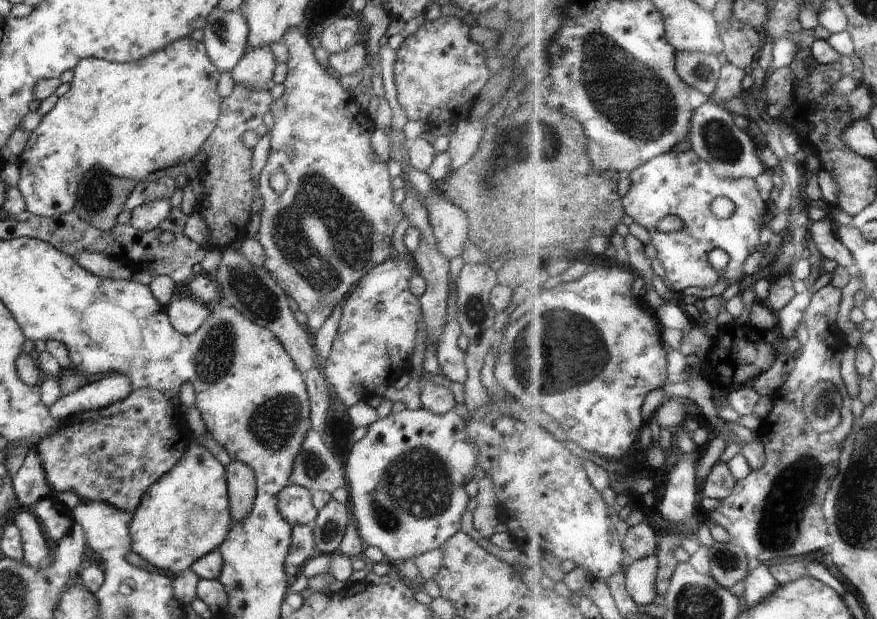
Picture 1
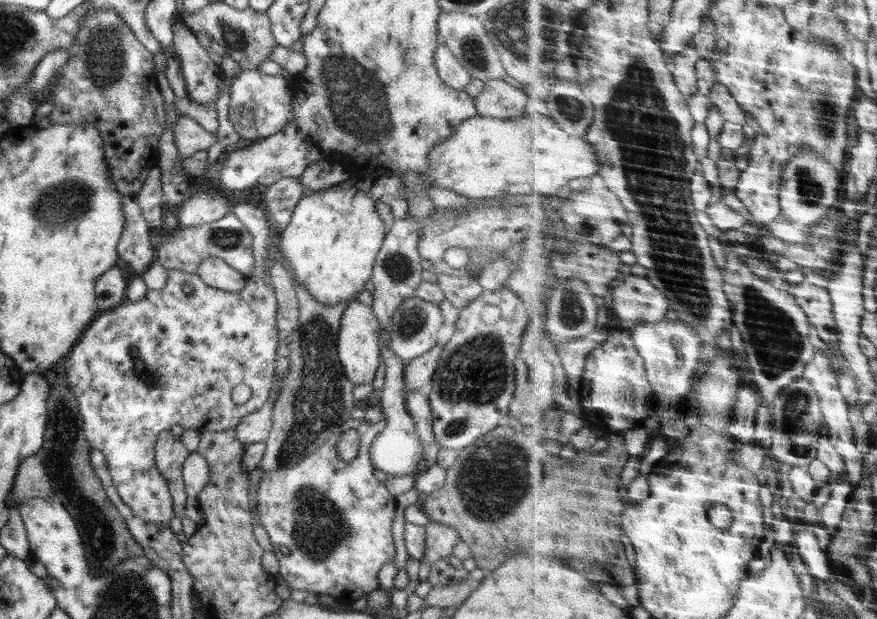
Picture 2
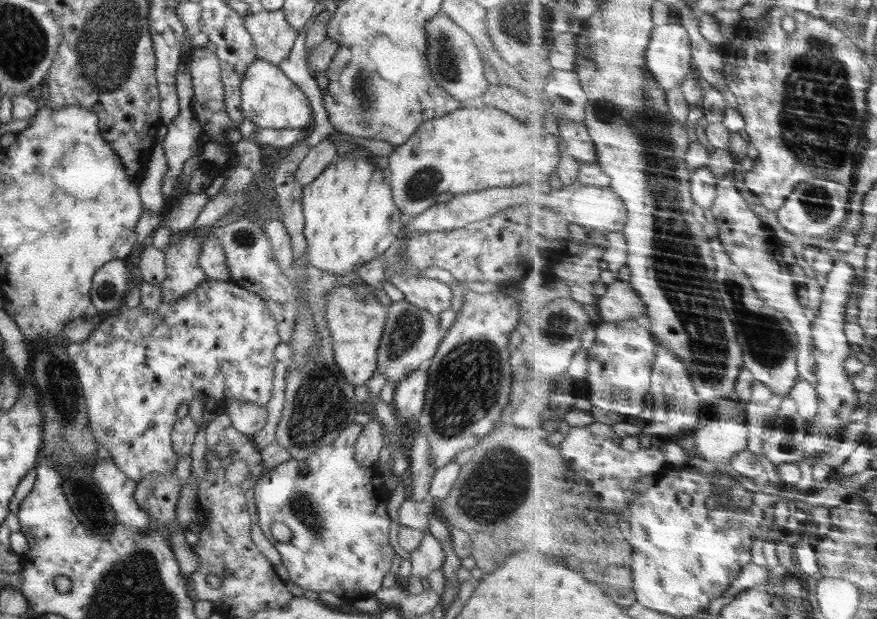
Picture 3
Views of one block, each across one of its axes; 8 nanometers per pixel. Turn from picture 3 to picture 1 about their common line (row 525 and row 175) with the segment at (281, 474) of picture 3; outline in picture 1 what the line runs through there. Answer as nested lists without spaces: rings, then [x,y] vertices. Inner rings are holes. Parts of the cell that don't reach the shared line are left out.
[[[288,28],[288,32],[284,34],[283,43],[288,48],[288,60],[287,67],[288,73],[285,81],[284,94],[278,99],[274,99],[271,104],[269,112],[274,118],[274,126],[270,132],[270,152],[266,166],[264,166],[261,174],[258,177],[258,185],[256,186],[260,190],[260,196],[264,200],[264,207],[260,214],[260,227],[258,233],[255,235],[255,239],[259,240],[262,248],[265,252],[264,268],[268,271],[268,274],[280,284],[280,288],[284,290],[288,298],[292,298],[299,306],[299,311],[306,313],[306,316],[310,319],[306,327],[314,338],[318,334],[320,328],[324,324],[324,320],[328,320],[328,317],[332,314],[334,308],[342,303],[342,300],[347,297],[349,292],[362,280],[363,276],[366,276],[372,268],[380,266],[386,259],[390,258],[390,250],[393,247],[392,236],[396,232],[396,226],[404,220],[404,213],[402,212],[401,205],[396,205],[392,201],[392,185],[391,177],[388,173],[387,164],[384,164],[374,152],[372,152],[371,138],[375,131],[375,123],[370,118],[367,111],[362,110],[360,106],[356,105],[354,94],[347,91],[338,76],[332,73],[329,69],[320,65],[314,57],[312,46],[308,40],[303,36],[303,28]],[[276,172],[284,172],[286,178],[288,178],[286,190],[279,192],[272,189],[270,186],[270,176],[276,174]]]

